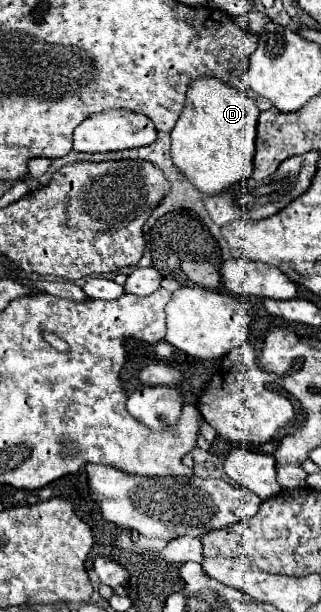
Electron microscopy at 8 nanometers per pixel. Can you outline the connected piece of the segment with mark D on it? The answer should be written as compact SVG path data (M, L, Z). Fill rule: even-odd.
M200 76L188 92L184 110L170 132L172 162L204 194L216 194L252 174L252 156L256 148L258 106L240 90L220 78Z

